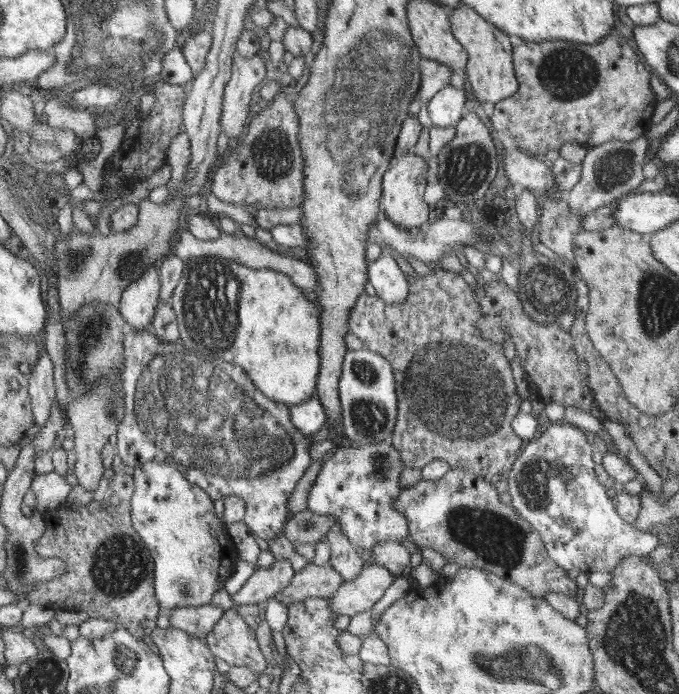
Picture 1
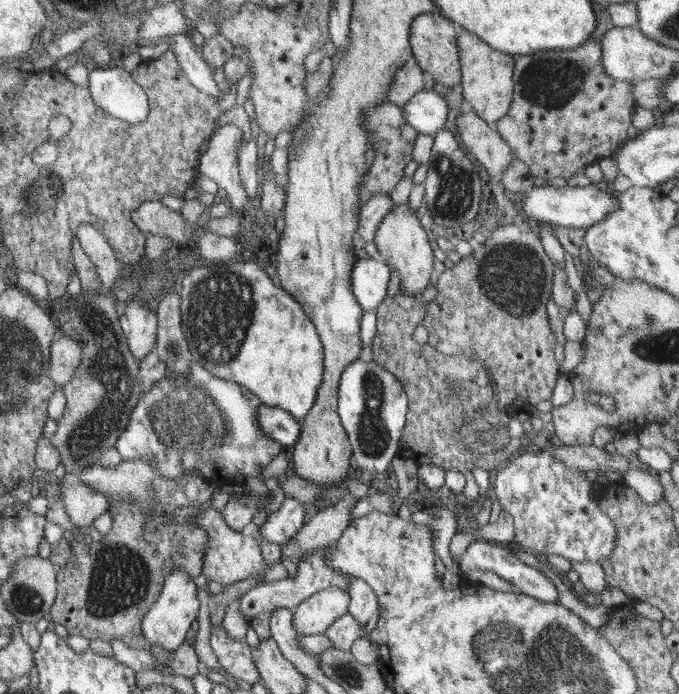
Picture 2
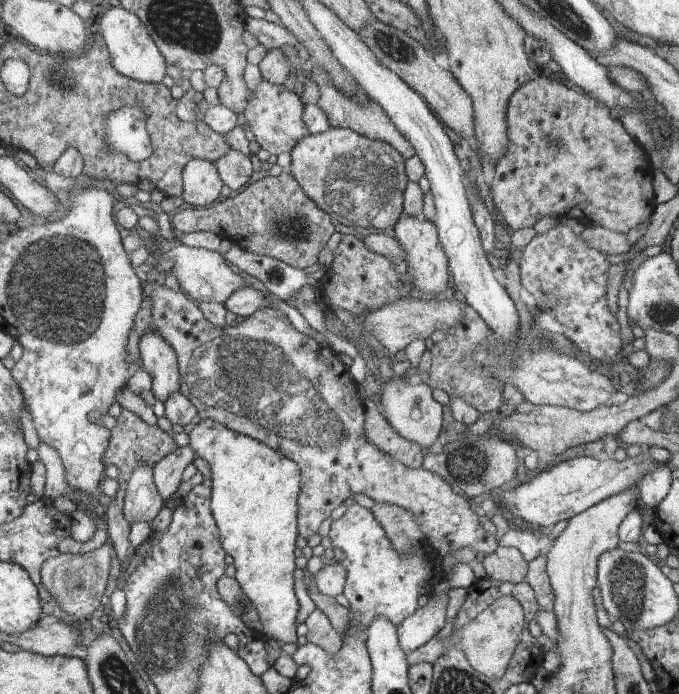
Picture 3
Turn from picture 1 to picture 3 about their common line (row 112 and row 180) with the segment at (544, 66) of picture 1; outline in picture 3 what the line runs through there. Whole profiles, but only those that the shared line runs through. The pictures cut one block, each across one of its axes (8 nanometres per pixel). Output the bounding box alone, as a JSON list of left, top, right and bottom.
[490,74,656,234]

